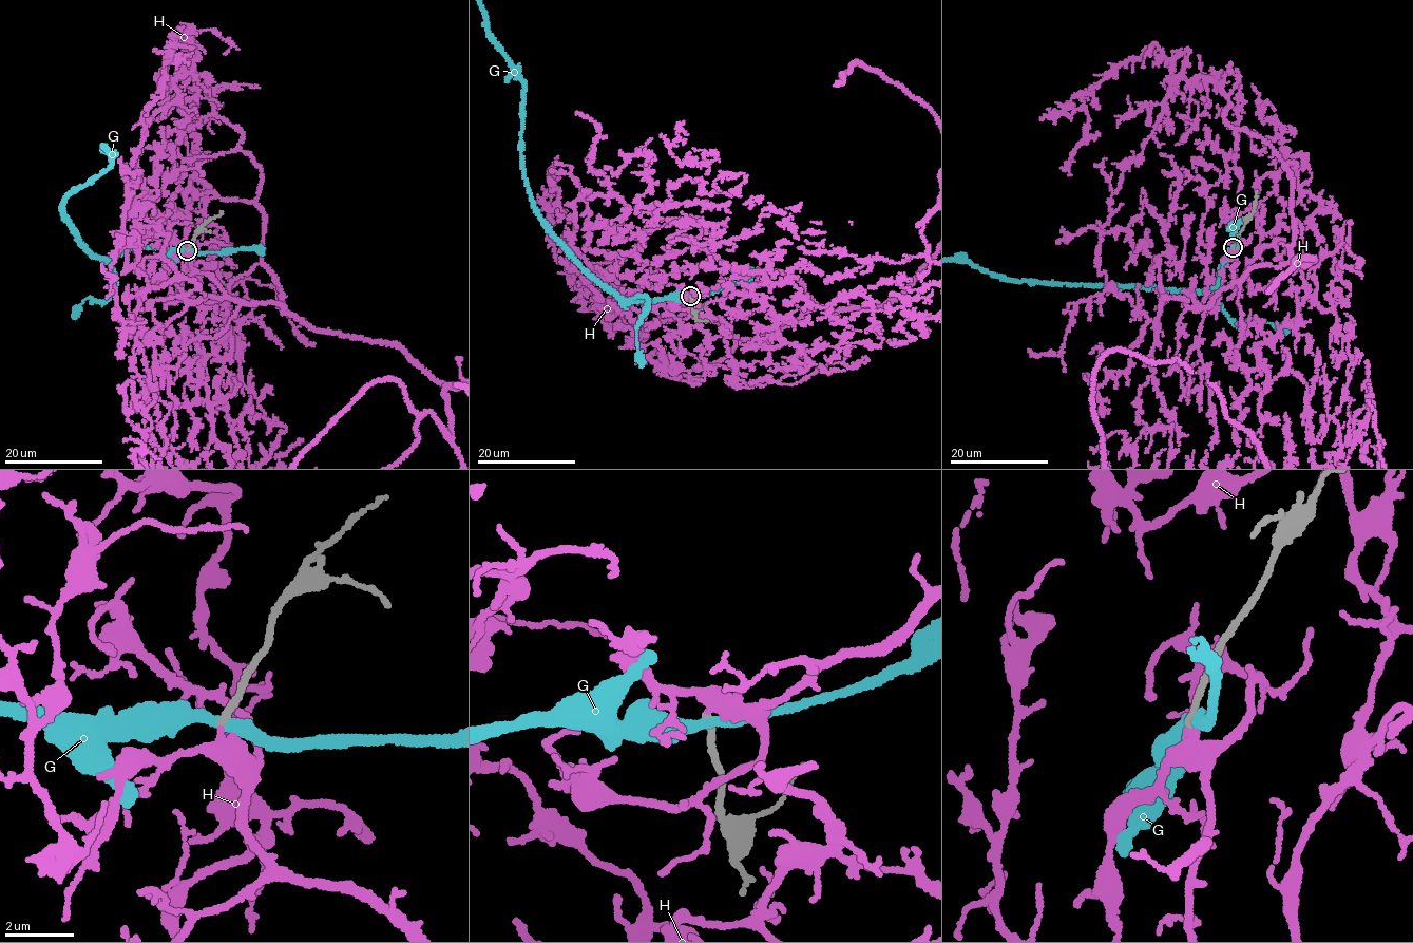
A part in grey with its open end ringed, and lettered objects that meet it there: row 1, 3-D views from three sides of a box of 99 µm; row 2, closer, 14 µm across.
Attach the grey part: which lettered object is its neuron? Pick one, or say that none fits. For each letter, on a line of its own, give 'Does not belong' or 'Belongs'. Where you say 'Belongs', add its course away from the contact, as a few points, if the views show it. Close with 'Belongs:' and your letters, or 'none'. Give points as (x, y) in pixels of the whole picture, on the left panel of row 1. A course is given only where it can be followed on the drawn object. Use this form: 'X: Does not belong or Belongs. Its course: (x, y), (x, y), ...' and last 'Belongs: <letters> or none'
G: Does not belong
H: Belongs
Belongs: H

